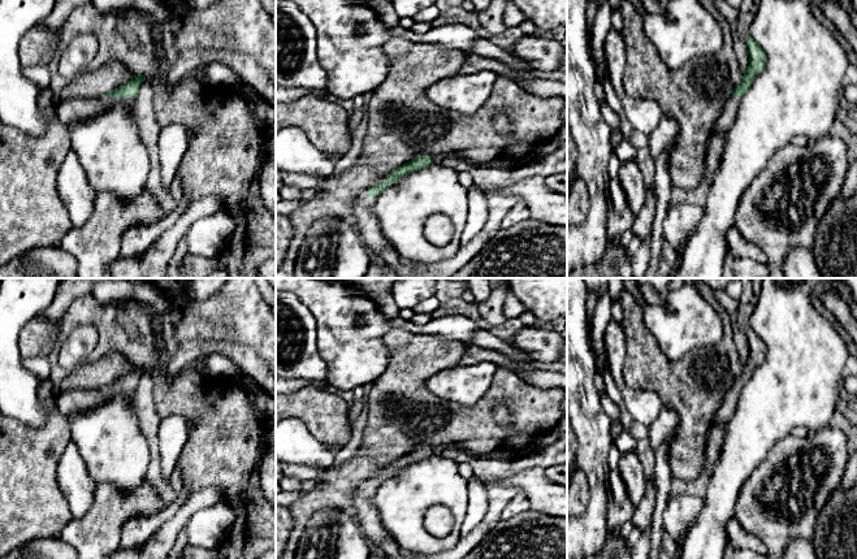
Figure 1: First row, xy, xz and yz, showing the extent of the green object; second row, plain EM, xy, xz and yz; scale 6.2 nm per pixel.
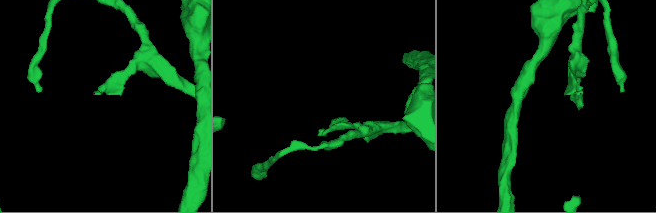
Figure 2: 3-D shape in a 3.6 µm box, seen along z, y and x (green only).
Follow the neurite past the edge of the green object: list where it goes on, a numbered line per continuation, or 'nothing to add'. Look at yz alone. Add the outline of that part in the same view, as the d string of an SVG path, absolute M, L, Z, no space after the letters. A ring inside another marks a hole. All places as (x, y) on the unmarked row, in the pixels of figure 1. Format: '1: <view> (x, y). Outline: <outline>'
1: yz (730, 402). Outline: M732 387L728 390L722 402L720 408L717 412L714 426L727 424L727 421L732 417L741 391L743 389L732 389Z

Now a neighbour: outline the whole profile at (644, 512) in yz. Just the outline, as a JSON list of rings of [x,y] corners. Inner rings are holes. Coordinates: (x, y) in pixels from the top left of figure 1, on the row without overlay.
[[[648,480],[645,494],[642,500],[635,508],[631,523],[640,532],[650,529],[652,520],[654,516],[654,508],[657,502],[657,486],[655,480]]]

